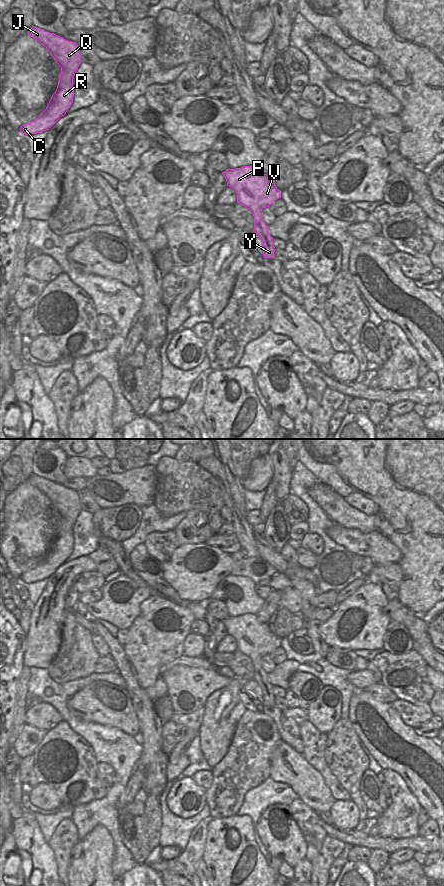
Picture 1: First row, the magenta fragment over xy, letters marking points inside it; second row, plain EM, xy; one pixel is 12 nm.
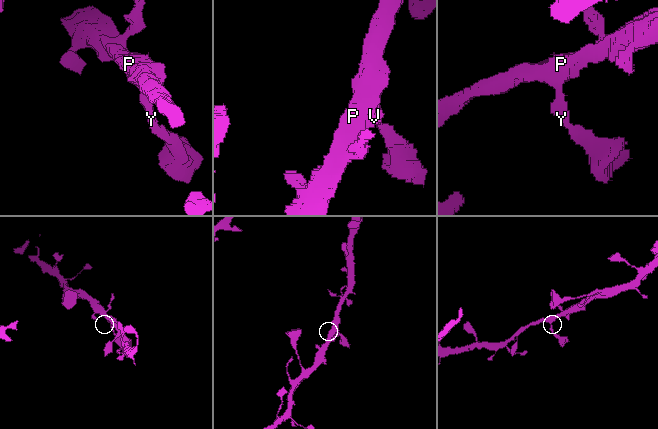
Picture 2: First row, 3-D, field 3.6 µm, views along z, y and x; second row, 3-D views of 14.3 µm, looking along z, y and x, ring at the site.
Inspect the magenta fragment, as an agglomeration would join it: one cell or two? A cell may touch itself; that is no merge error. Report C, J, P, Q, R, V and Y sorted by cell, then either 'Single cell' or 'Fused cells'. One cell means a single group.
Groups: C J P Q R V Y. Single cell

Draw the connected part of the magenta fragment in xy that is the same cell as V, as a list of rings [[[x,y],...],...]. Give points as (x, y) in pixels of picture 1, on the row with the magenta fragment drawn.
[[[243,166],[222,172],[227,186],[237,194],[237,202],[245,206],[254,216],[254,230],[262,241],[263,257],[274,258],[273,238],[264,223],[261,211],[281,198],[281,191],[271,182],[267,174],[259,174],[256,166]]]

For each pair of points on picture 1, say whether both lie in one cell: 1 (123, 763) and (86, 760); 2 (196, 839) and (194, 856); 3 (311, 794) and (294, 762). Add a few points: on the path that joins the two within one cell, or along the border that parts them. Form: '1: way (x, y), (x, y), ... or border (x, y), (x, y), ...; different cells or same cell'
1: border (86, 740), (92, 747), (94, 758), (97, 762); different cells
2: way (196, 843), (194, 852); same cell
3: way (310, 786), (295, 770); same cell

